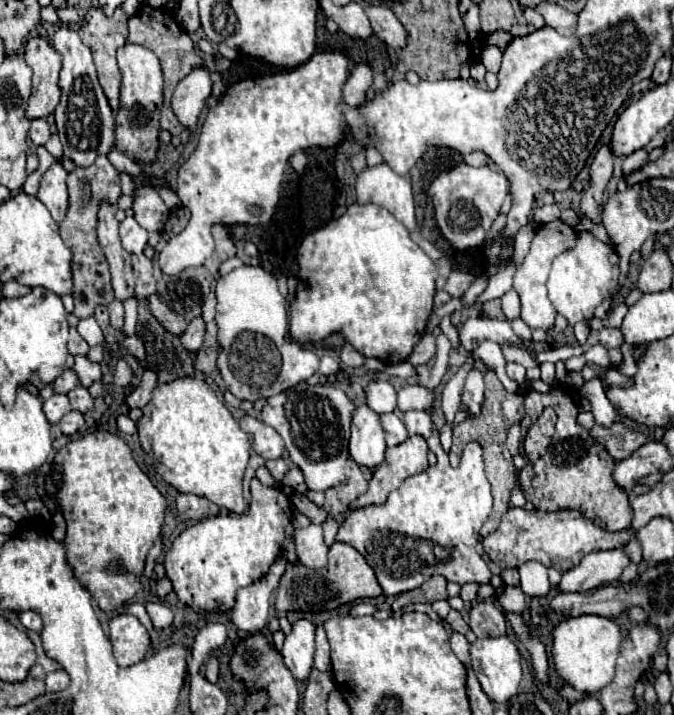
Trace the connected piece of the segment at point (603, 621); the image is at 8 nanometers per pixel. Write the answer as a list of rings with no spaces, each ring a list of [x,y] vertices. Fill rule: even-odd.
[[[579,615],[579,617],[565,619],[553,631],[551,655],[553,655],[555,671],[565,683],[575,687],[577,691],[593,695],[613,681],[619,643],[621,643],[621,631],[607,617]]]

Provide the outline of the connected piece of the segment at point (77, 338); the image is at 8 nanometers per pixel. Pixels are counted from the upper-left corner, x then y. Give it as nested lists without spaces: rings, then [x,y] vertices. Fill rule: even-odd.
[[[71,329],[71,337],[69,337],[69,353],[71,355],[85,355],[89,351],[87,341],[77,333],[77,329]]]

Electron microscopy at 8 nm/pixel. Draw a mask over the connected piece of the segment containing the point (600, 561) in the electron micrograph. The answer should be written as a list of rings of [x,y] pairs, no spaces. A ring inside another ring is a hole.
[[[623,547],[611,549],[611,551],[587,553],[575,569],[563,573],[559,589],[587,593],[587,591],[599,589],[601,585],[611,585],[619,581],[623,569],[629,563],[631,559]]]

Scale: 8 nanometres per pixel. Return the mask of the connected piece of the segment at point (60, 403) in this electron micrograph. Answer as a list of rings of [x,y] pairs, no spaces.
[[[55,393],[53,397],[49,397],[47,401],[43,401],[43,413],[49,419],[49,423],[59,423],[63,415],[67,415],[71,411],[69,405],[69,397]]]

